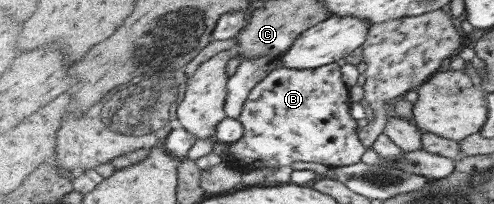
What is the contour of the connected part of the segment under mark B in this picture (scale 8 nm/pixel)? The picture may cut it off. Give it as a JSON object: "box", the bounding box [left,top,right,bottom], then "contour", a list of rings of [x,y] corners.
{"box":[226,63,369,169],"contour":[[[329,63],[317,69],[297,69],[278,66],[261,83],[255,85],[238,121],[244,126],[244,137],[229,147],[226,161],[237,169],[290,167],[293,163],[309,162],[324,166],[346,167],[361,163],[369,149],[359,142],[359,125],[351,115],[352,91],[343,81],[342,66]]]}

